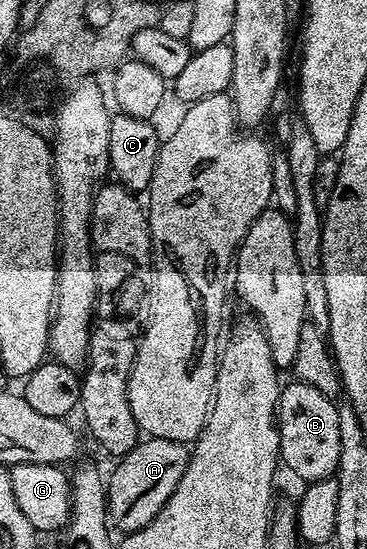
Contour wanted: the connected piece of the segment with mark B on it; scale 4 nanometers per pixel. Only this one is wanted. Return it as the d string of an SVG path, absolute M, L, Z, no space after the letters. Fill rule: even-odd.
M289 381L281 385L276 405L276 425L280 427L280 462L288 465L304 484L331 479L338 468L342 443L338 432L340 406L310 384Z

